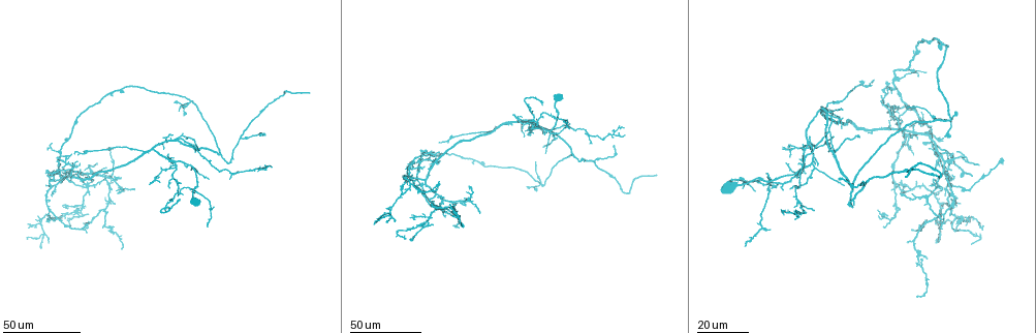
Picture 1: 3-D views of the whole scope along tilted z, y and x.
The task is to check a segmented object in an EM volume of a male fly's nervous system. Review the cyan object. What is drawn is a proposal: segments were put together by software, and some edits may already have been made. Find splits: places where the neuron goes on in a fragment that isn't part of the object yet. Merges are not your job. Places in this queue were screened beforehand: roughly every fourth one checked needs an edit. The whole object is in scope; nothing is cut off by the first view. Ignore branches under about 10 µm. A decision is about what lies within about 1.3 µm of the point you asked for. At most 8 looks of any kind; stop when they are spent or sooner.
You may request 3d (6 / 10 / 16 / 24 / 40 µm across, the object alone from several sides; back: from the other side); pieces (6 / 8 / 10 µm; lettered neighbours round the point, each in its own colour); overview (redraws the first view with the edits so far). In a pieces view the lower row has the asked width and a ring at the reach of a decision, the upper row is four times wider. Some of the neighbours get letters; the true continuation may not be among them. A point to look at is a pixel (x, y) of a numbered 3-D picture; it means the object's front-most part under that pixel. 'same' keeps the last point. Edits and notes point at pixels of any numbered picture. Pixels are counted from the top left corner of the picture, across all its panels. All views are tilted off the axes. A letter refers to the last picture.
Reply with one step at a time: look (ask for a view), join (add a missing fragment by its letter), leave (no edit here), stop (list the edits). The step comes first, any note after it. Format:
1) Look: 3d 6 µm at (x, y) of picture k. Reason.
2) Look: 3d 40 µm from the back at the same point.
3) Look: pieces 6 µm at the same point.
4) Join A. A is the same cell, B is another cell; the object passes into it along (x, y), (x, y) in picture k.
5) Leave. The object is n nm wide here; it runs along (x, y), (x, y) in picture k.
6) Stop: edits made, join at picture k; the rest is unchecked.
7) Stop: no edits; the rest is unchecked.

Look: 3d 24 µm at (959, 175) of picture 1. Free end.

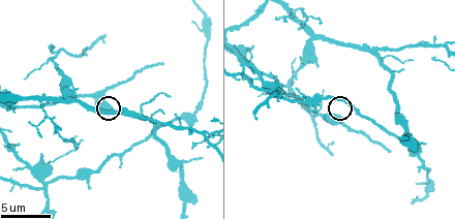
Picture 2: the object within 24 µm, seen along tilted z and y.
Look: pieces 10 µm at (110, 108) of picture 2.

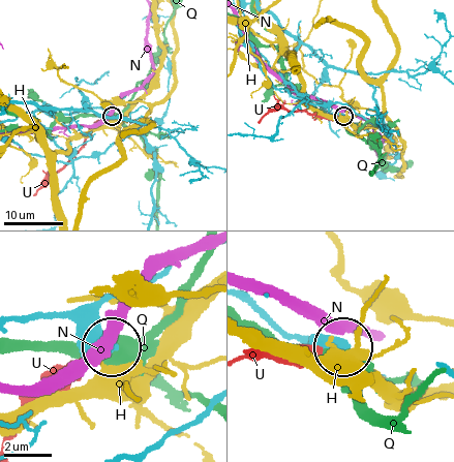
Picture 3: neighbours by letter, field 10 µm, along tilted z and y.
Leave. H, N, Q and U are other cells; none of them fits.

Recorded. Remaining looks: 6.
Look: 3d 10 µm at (390, 153) of picture 2. Tapers out.

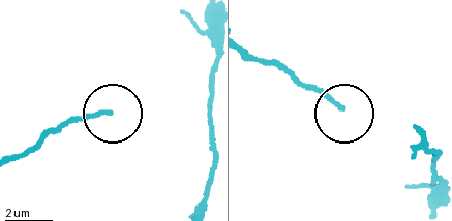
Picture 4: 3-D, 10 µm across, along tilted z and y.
Look: pieces 10 µm at (341, 107) of picture 4.

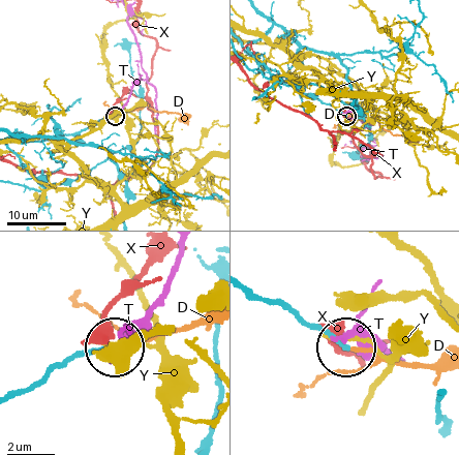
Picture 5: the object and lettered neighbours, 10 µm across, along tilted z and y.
Join D. D is the same cell, T, X and Y are other cells; the object passes into it along (50, 372), (81, 356), (210, 323) in picture 5; the neuron continues.

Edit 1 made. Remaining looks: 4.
Look: 3d 24 µm at (208, 225) of picture 1. Long arm stops here.

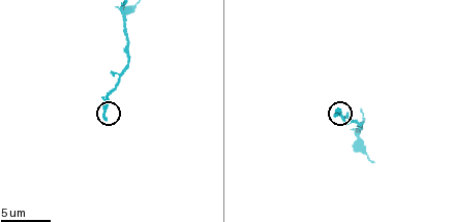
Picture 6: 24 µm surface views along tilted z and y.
Look: pieces 10 µm at (104, 119) of picture 6. What lies round it.

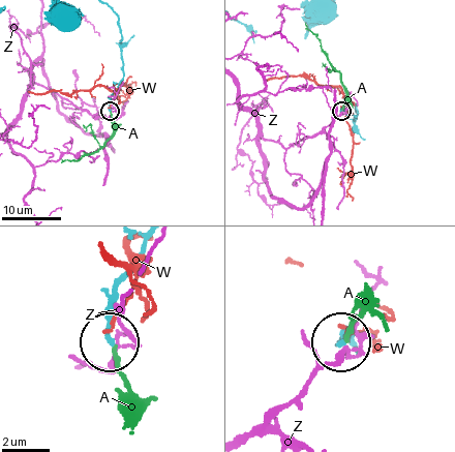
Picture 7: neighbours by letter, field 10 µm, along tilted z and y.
Join A. A is the same cell, W and Z are other cells; the neuron continues.

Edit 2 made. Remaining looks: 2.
Look: 3d 24 µm at (657, 176) of picture 1. Branch stops here.

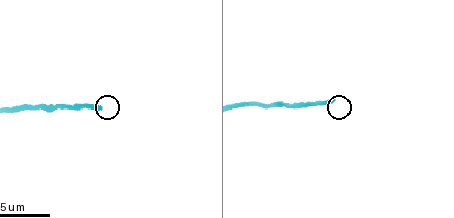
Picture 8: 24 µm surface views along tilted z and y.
Look: pieces 6 µm at (330, 98) of picture 8.

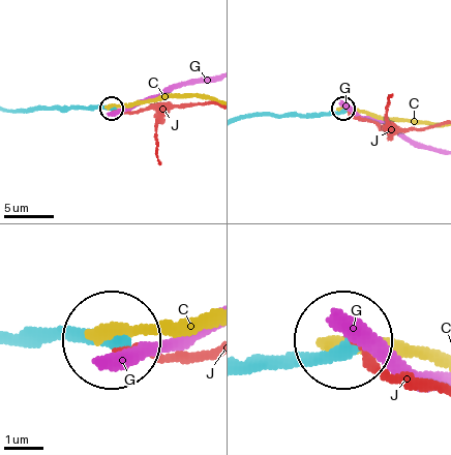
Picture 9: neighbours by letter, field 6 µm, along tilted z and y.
Leave. The object is 310 nm wide here; C, G and J are other cells; it runs along (247, 372), (307, 367), (335, 346) in picture 9; none of them fits.

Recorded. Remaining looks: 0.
Stop: edits made, join at picture 5, join at picture 7; the rest is unchecked.

